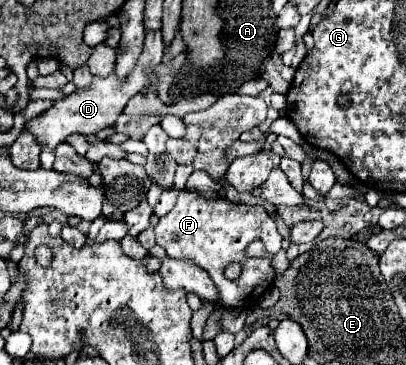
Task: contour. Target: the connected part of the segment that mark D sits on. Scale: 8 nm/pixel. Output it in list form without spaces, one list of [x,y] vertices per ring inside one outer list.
[[[161,29],[157,31],[145,31],[145,43],[143,43],[143,51],[135,63],[135,69],[125,77],[125,81],[117,79],[115,71],[107,77],[93,77],[91,85],[85,89],[77,89],[75,93],[53,101],[53,105],[43,111],[41,115],[33,117],[31,121],[27,121],[27,125],[23,127],[25,131],[29,131],[35,137],[35,143],[41,149],[47,149],[47,145],[59,145],[63,143],[69,135],[73,133],[81,133],[81,135],[89,135],[89,133],[99,133],[107,127],[113,127],[117,117],[123,113],[127,101],[139,93],[149,81],[149,73],[155,71],[155,67],[161,63],[163,57],[163,33]]]

